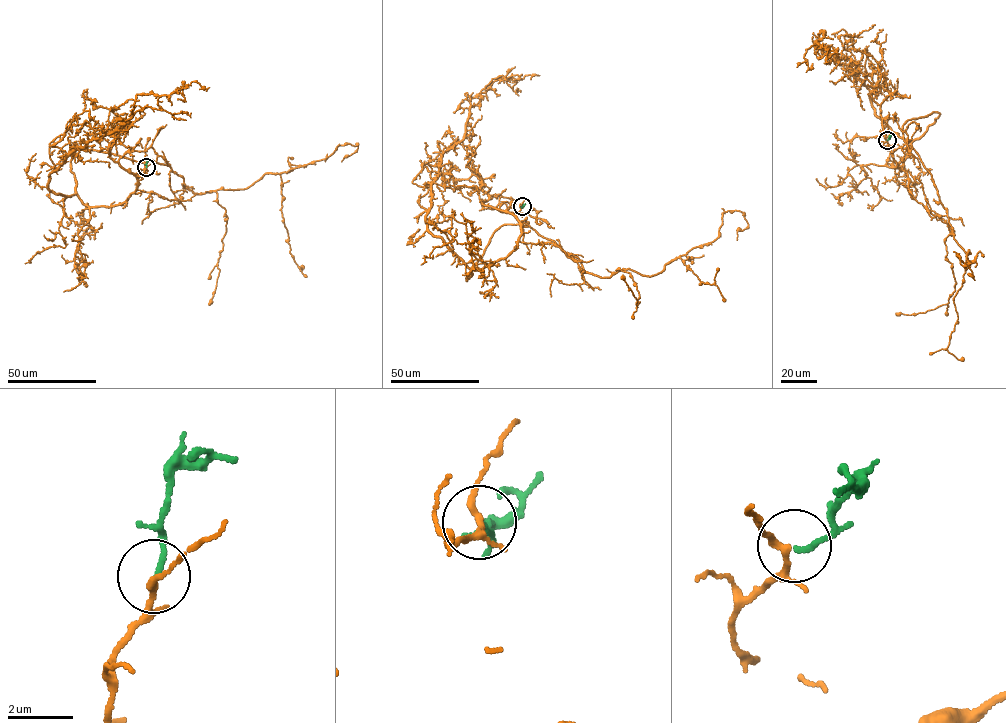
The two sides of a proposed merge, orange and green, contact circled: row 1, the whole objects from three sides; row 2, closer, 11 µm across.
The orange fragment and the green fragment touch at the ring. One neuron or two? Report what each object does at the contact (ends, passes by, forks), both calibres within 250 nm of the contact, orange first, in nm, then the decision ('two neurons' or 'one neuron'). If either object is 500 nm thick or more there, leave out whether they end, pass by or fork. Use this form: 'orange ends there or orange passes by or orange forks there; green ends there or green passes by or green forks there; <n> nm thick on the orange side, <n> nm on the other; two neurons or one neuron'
orange passes by; green ends there; 170 nm thick on the orange side, 160 nm on the other; one neuron

